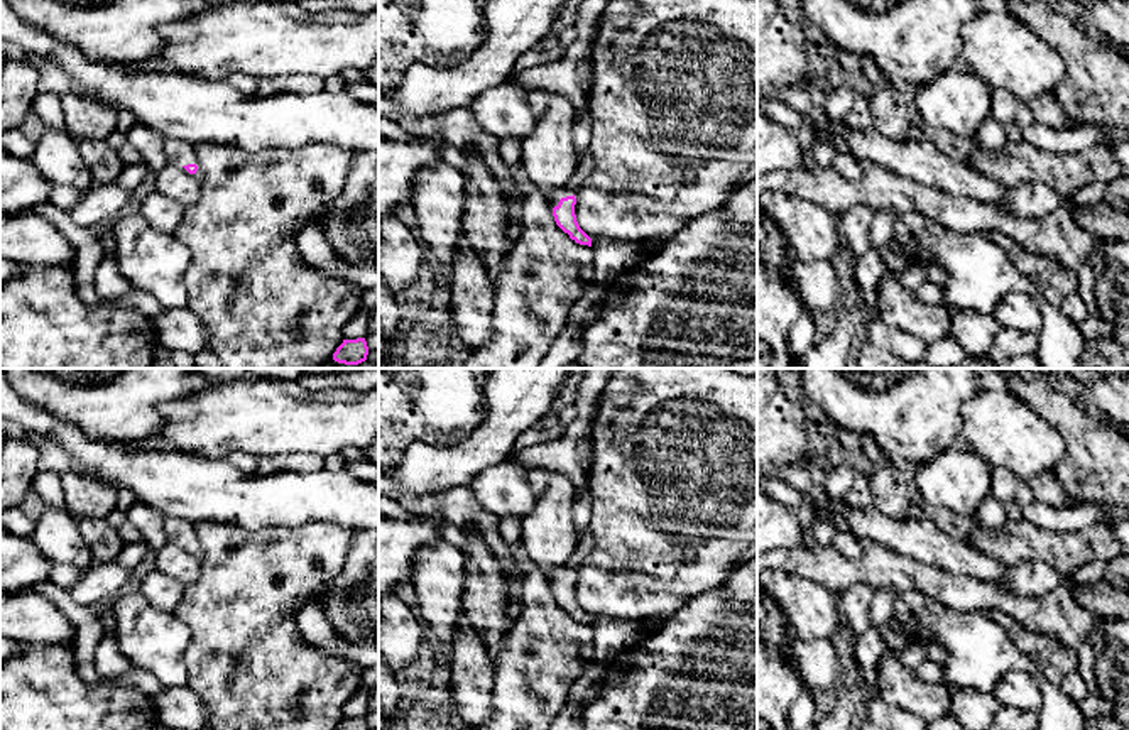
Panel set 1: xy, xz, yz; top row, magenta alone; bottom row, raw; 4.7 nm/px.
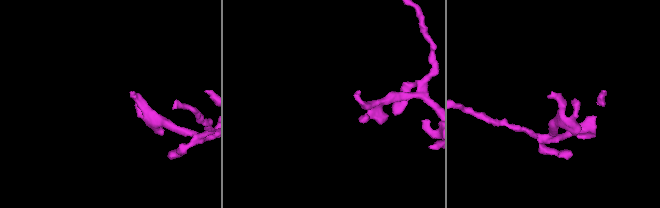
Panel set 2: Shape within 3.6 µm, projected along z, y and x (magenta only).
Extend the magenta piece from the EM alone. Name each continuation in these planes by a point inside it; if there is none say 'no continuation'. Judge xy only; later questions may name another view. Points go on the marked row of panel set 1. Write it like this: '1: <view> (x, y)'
1: xy (179, 152)

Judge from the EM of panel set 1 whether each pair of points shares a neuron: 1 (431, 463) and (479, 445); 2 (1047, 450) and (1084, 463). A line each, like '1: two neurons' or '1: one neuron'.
1: one neuron
2: two neurons

